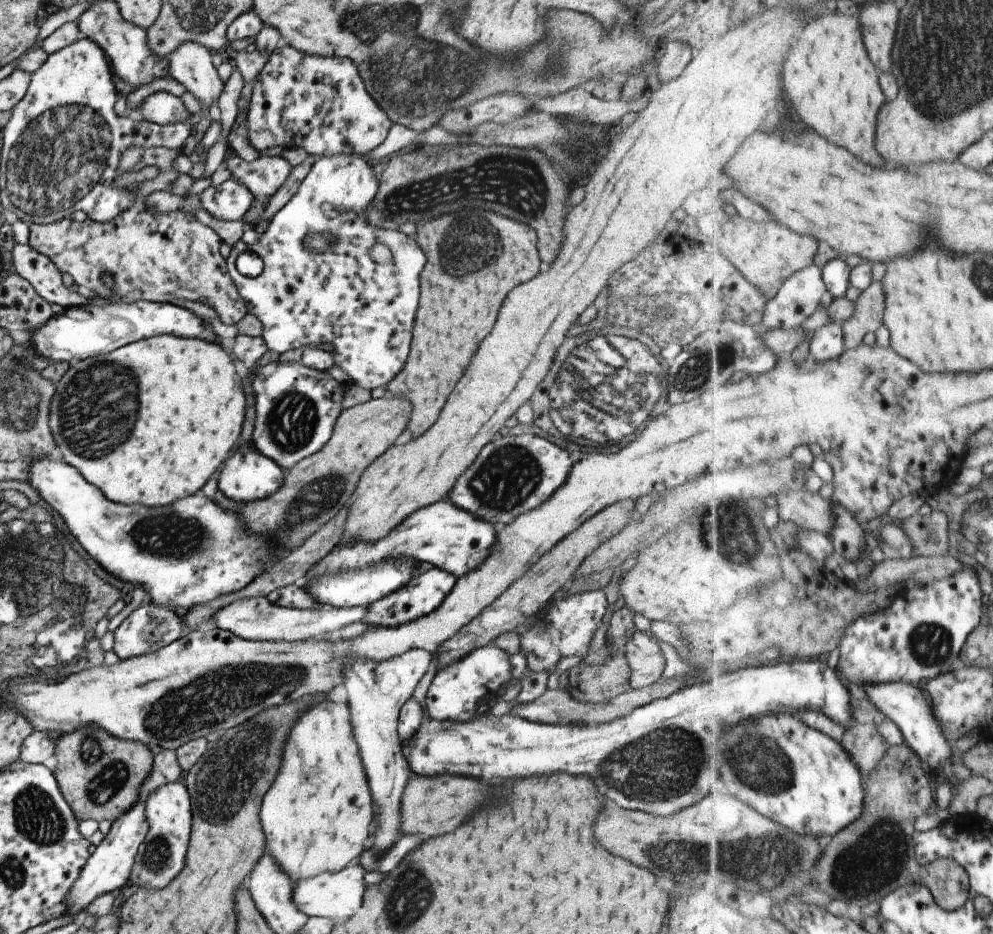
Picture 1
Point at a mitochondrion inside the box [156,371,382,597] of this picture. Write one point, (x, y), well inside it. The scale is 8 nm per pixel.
(292, 422)

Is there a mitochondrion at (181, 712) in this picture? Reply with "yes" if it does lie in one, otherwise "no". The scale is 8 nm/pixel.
yes

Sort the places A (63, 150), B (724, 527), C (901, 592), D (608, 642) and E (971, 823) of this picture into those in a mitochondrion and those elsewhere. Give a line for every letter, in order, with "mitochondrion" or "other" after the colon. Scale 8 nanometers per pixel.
A: mitochondrion
B: mitochondrion
C: other
D: other
E: other

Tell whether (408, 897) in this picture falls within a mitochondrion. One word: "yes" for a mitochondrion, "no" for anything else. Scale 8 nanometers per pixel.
yes

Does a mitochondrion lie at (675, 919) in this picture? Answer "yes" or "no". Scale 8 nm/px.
no

